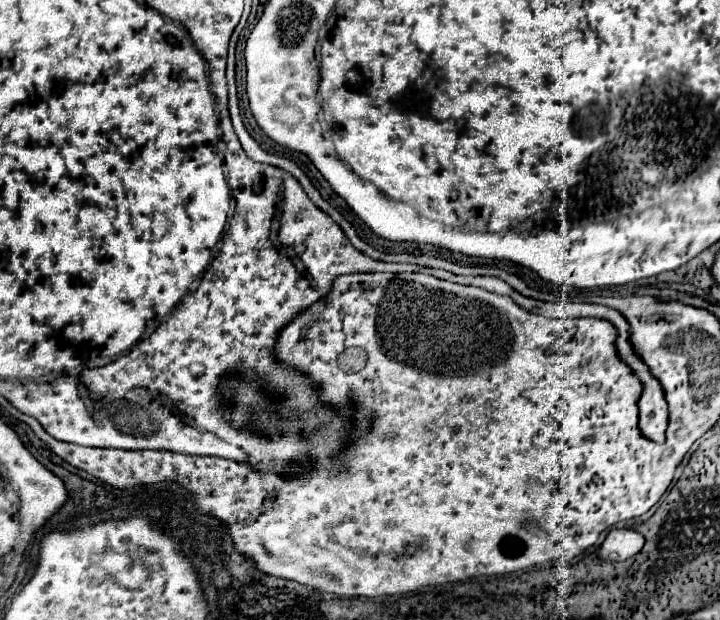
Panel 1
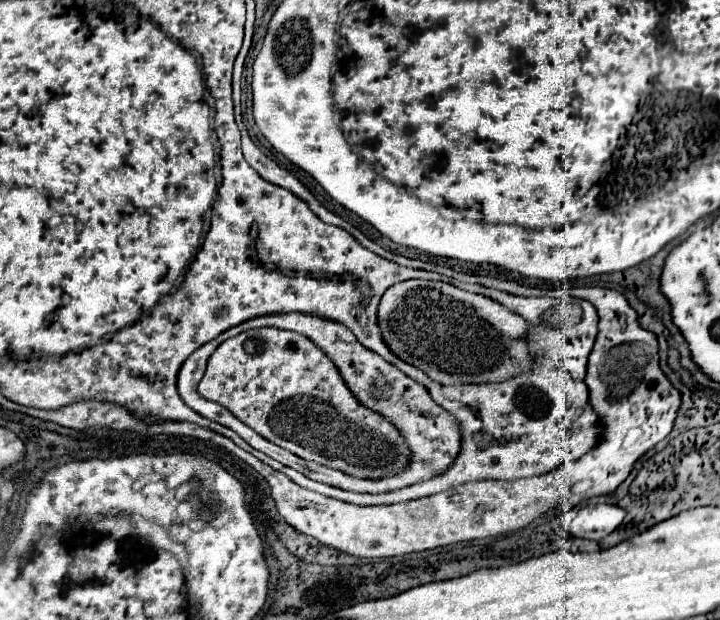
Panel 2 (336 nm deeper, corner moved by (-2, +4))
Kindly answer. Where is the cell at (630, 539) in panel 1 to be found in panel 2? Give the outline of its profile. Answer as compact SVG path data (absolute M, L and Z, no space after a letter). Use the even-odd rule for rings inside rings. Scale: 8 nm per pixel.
M585 504L579 506L577 516L569 522L573 536L587 540L601 540L613 532L625 518L625 510L615 504Z

